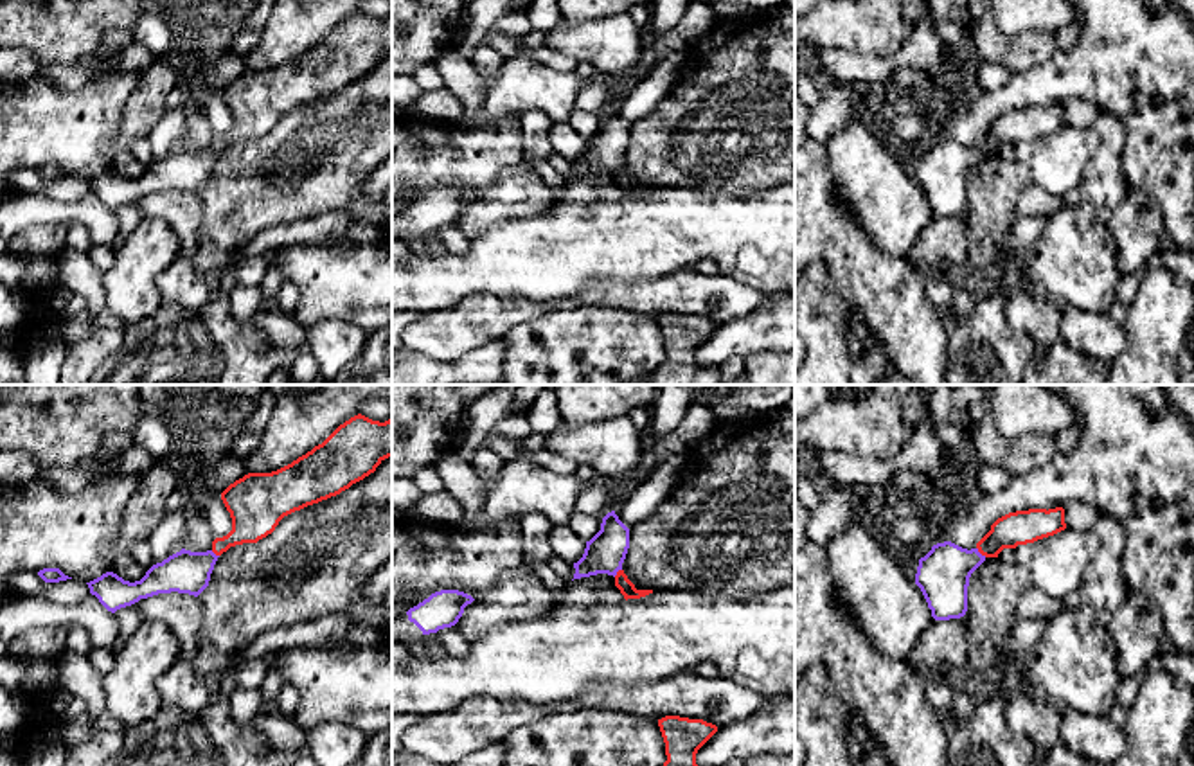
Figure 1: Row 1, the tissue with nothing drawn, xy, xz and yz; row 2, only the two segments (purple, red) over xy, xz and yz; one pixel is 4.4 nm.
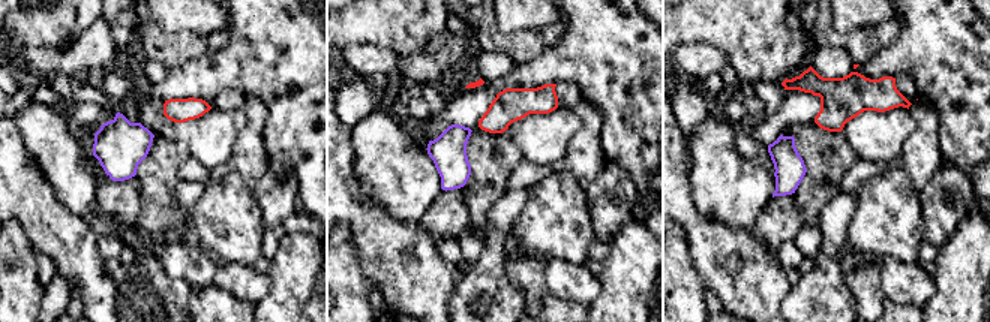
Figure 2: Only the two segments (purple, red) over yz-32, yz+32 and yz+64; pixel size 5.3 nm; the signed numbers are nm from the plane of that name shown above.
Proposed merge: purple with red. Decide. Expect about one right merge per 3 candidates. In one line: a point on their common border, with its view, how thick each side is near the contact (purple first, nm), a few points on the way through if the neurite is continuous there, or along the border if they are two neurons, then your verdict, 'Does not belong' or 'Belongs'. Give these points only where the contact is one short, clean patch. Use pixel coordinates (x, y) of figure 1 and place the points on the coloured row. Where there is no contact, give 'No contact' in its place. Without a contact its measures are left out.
Touches purple at yz (979, 552). Thickness 240 nm (purple) against 150 nm. Boundary: yz (977, 547), (986, 556). Does not belong

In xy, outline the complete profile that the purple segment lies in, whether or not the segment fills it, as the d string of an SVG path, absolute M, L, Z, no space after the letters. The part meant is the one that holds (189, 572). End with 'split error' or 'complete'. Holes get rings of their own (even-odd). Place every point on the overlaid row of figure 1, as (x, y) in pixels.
M182 548L153 565L140 581L129 583L106 572L86 584L90 593L111 613L158 593L178 592L198 597L209 586L218 557L212 550L191 552Z | complete

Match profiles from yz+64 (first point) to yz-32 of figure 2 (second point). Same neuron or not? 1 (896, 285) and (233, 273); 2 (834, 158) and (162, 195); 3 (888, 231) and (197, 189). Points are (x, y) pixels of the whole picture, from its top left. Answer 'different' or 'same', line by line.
1: same
2: same
3: different

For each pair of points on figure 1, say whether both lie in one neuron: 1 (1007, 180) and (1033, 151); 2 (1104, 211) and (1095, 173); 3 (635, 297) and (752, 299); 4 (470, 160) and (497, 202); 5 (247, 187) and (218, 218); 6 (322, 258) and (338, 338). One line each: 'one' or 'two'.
1: two
2: one
3: one
4: two
5: one
6: two

